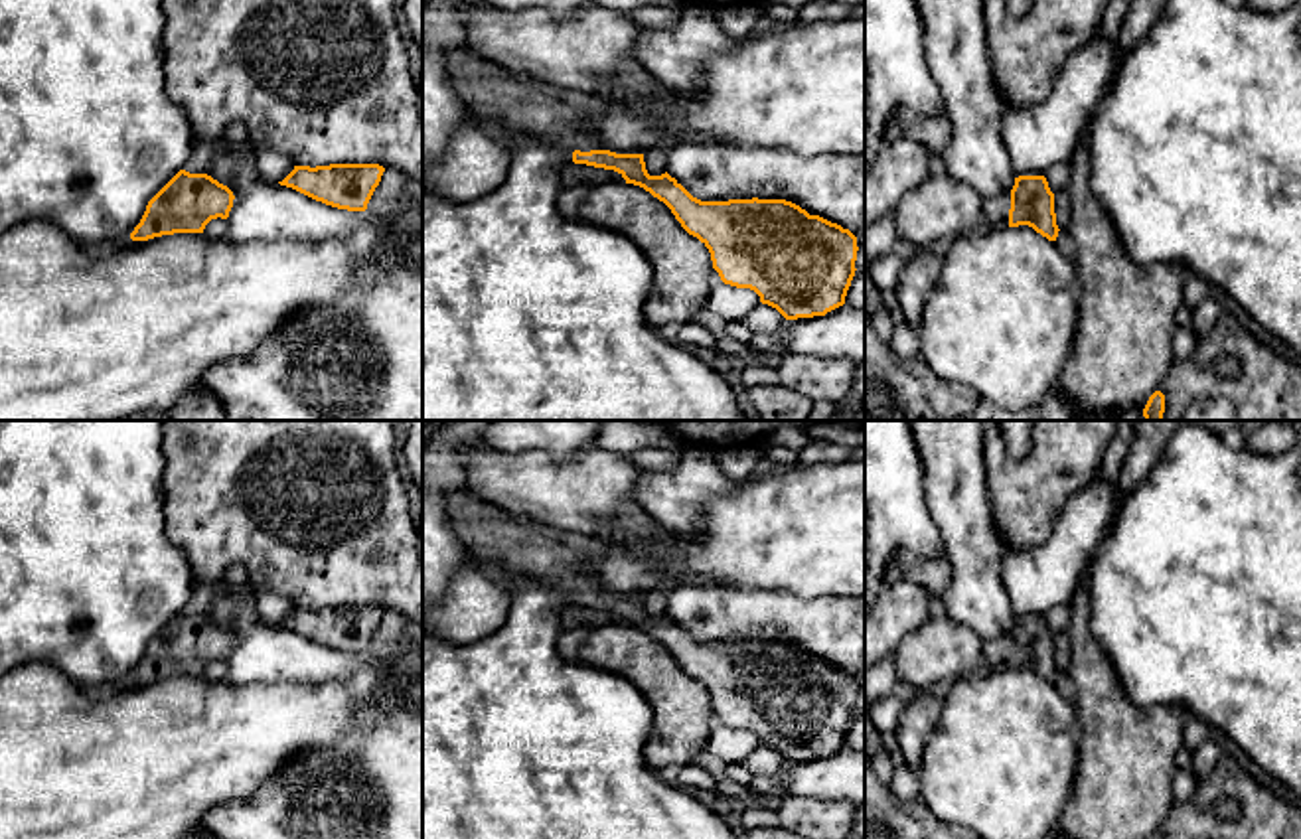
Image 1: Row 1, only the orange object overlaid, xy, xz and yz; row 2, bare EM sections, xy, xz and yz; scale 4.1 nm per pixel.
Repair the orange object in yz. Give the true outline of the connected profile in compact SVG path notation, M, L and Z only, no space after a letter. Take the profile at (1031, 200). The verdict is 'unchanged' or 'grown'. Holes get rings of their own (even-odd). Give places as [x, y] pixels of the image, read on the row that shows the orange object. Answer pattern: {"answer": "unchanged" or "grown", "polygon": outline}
{"answer": "grown", "polygon": "M1019 176L1011 191L983 199L983 227L1029 225L1048 241L1056 241L1058 225L1054 193L1044 176Z"}

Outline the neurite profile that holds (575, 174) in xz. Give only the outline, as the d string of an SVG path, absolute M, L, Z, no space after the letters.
M569 164L561 174L561 186L574 188L574 186L602 186L602 184L626 184L622 174L614 170L594 168L586 164Z

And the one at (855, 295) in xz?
M865 267L855 270L845 304L865 310Z

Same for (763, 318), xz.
M760 302L744 318L740 318L740 324L752 334L772 334L784 320L786 318L776 308Z

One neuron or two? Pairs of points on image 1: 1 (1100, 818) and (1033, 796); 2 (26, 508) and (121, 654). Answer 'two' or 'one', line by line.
1: two
2: one

